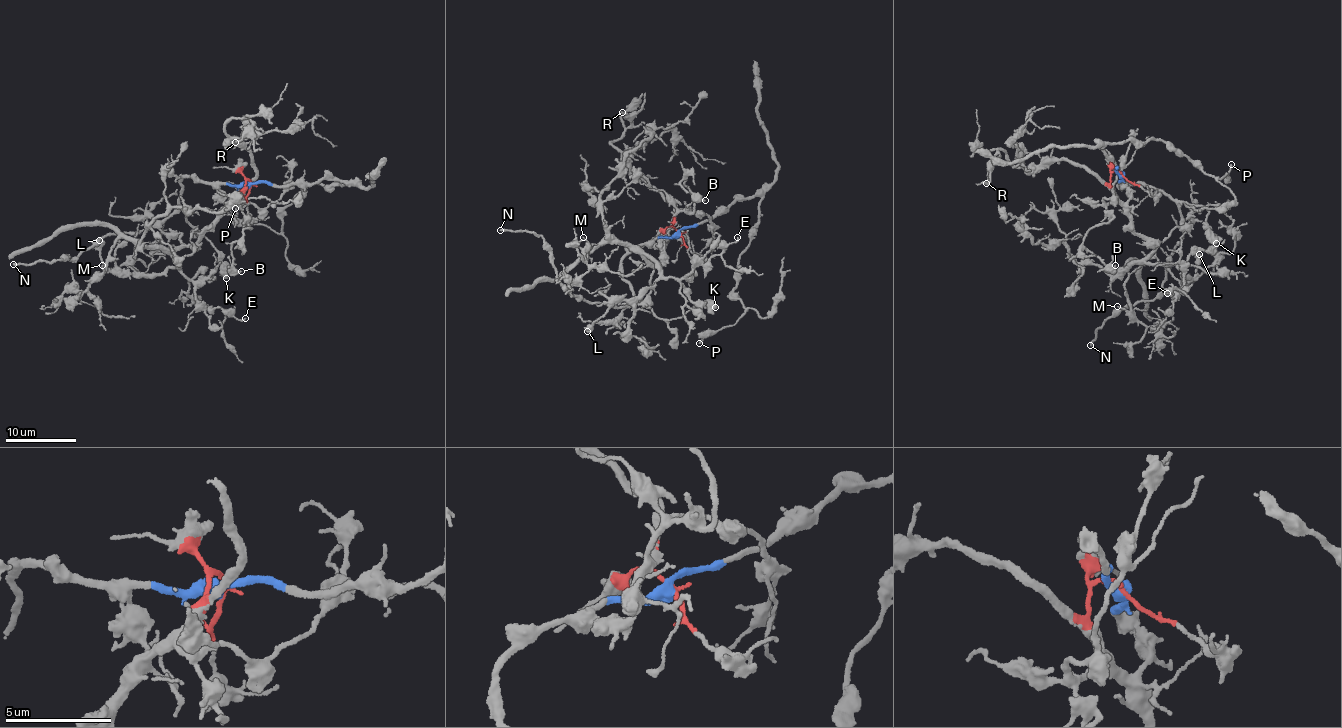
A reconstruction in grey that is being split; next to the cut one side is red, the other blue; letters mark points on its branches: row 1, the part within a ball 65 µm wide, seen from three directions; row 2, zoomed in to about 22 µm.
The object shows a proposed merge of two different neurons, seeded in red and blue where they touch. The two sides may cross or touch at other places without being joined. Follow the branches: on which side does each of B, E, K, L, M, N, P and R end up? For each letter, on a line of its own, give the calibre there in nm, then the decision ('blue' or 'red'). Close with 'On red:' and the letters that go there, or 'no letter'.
B: 170 nm | red
E: 130 nm | red
K: 600 nm | blue
L: 650 nm | red
M: 130 nm | red
N: 200 nm | blue
P: 170 nm | blue
R: 200 nm | red
On red: B, E, L, M, R

